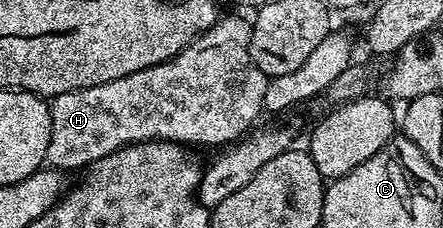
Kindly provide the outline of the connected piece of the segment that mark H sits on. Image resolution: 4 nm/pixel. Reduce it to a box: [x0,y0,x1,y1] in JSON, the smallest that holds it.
[46,17,268,172]

